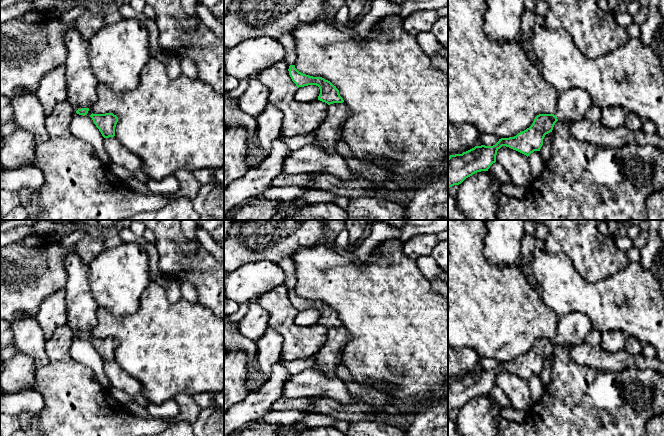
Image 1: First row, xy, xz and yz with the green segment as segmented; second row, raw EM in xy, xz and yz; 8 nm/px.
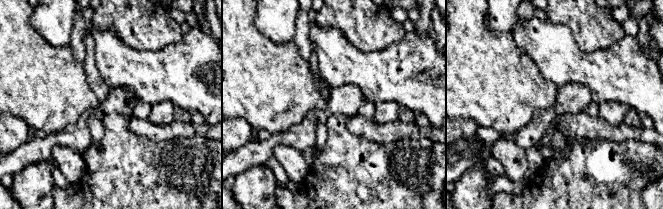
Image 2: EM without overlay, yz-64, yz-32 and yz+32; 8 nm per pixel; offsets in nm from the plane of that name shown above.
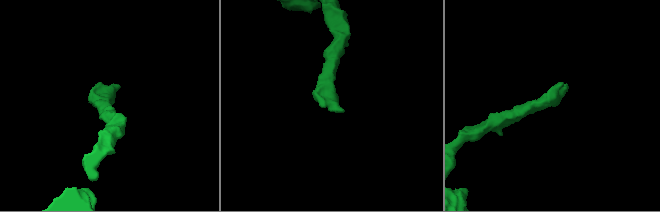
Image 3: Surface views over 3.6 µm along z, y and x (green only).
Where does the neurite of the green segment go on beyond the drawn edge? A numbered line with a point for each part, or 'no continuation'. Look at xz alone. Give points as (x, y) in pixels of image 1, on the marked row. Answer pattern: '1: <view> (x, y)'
no continuation

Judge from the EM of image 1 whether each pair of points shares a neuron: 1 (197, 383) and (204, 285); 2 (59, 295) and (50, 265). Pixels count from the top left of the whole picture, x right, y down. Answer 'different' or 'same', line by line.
1: different
2: different

